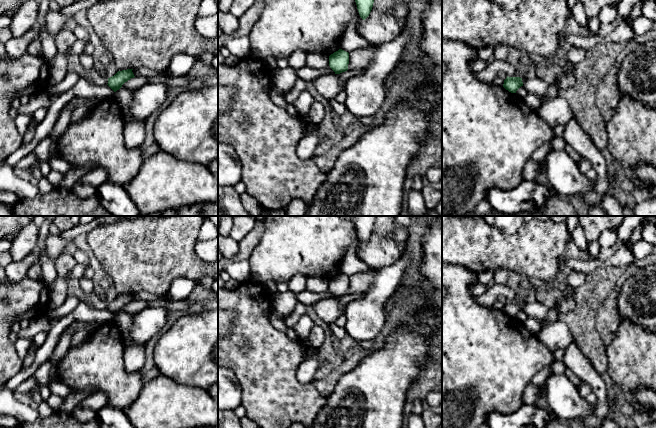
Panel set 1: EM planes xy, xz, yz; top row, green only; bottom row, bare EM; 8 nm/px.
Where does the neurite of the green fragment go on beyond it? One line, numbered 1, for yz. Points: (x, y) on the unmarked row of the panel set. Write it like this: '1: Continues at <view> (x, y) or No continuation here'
1: No continuation here

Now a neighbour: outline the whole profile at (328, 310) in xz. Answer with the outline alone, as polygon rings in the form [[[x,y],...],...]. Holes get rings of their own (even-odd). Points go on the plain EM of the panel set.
[[[339,298],[320,300],[315,304],[314,311],[319,318],[327,323],[333,323],[339,316],[345,314],[340,306]]]

